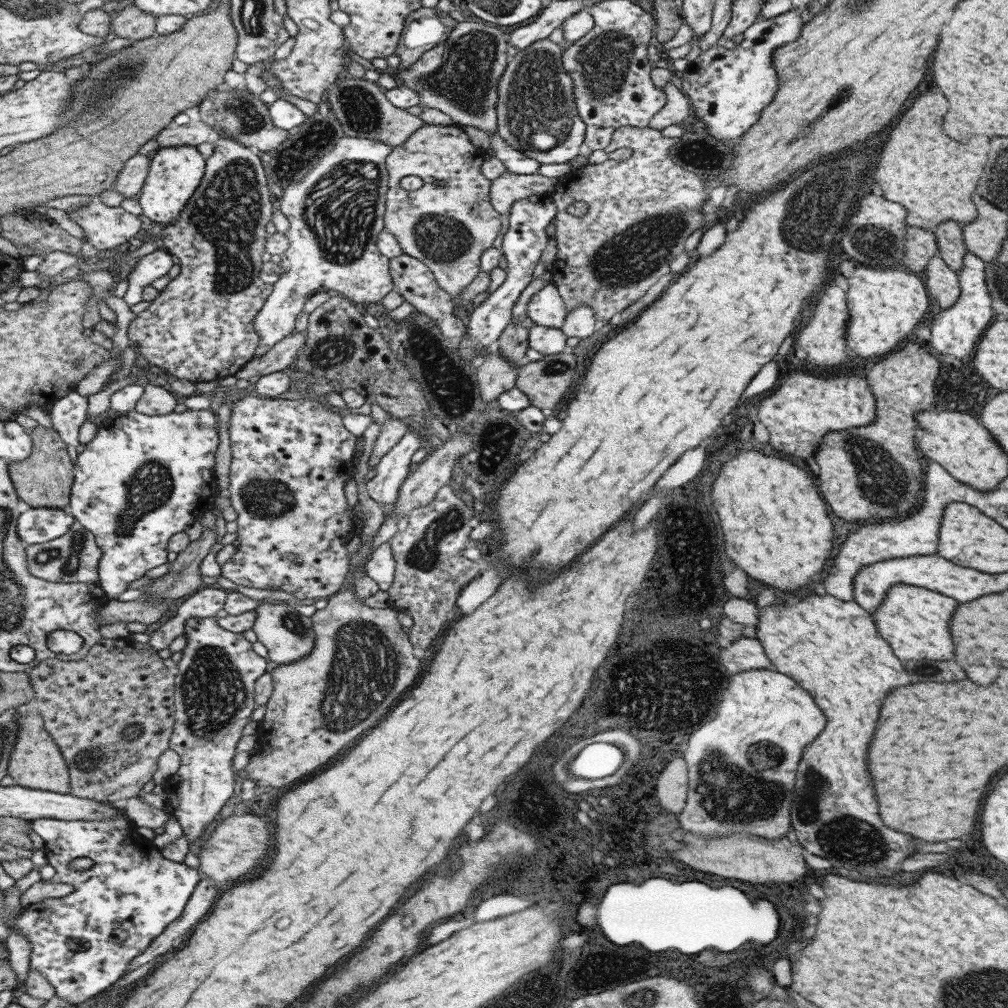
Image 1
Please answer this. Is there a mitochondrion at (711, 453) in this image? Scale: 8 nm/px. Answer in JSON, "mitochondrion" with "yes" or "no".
{"mitochondrion":"no"}

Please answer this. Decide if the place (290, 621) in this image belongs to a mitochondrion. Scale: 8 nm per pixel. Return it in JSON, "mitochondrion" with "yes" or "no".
{"mitochondrion":"yes"}

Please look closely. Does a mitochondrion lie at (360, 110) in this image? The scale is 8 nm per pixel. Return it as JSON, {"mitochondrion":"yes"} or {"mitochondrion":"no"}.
{"mitochondrion":"yes"}

